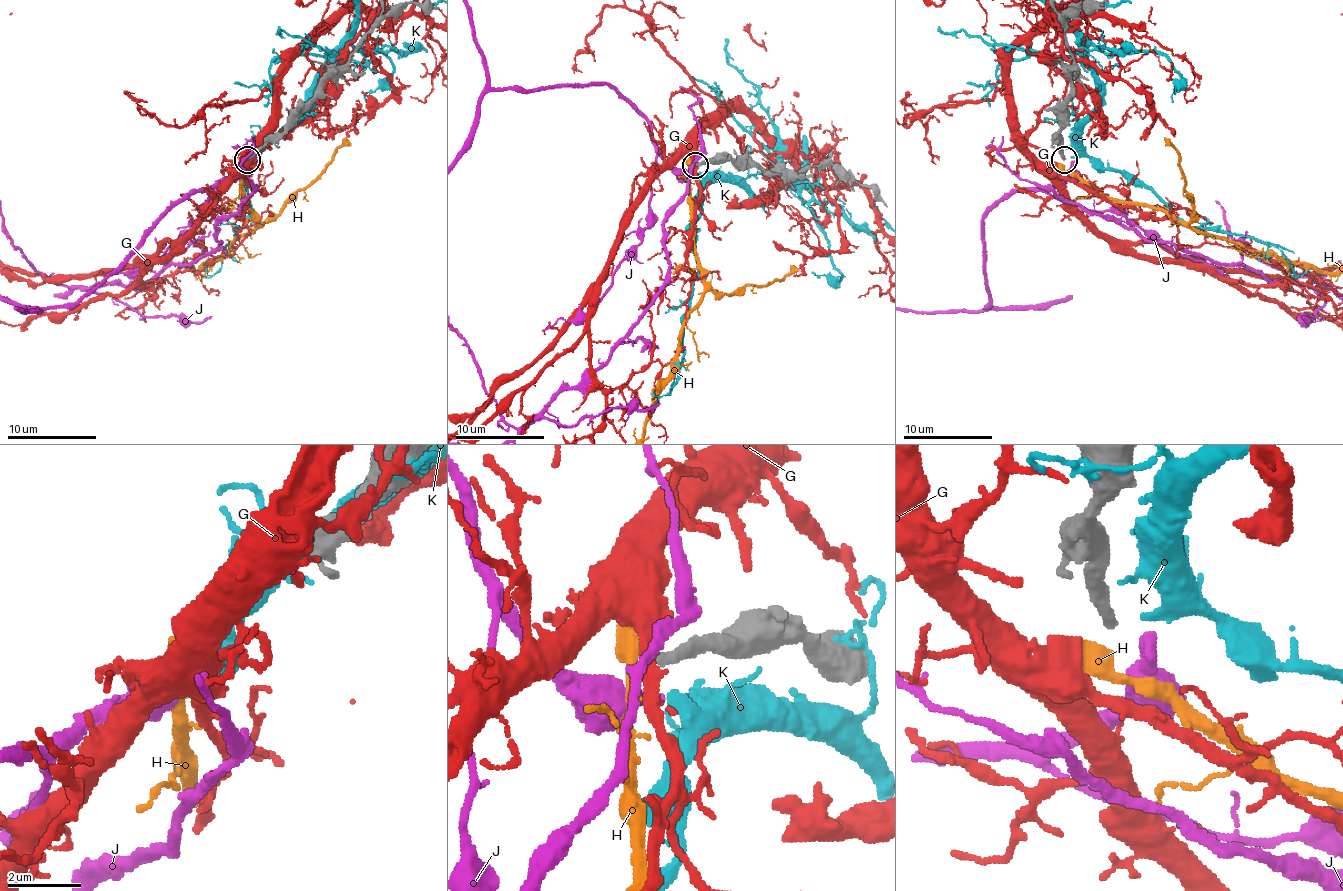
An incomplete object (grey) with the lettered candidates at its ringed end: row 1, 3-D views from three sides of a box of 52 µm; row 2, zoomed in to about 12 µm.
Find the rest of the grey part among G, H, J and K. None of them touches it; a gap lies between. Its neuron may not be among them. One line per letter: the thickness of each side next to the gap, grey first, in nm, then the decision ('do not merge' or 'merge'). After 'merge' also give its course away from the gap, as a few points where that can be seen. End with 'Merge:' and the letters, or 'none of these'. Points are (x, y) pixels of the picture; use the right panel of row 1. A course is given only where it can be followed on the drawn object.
G: 240 nm thick on the grey side, 600 nm on the other; do not merge
H: 240 nm thick on the grey side, 600 nm on the other; do not merge
J: 240 nm thick on the grey side, 650 nm on the other; do not merge
K: 240 nm thick on the grey side, 320 nm on the other; do not merge
Merge: none of these

